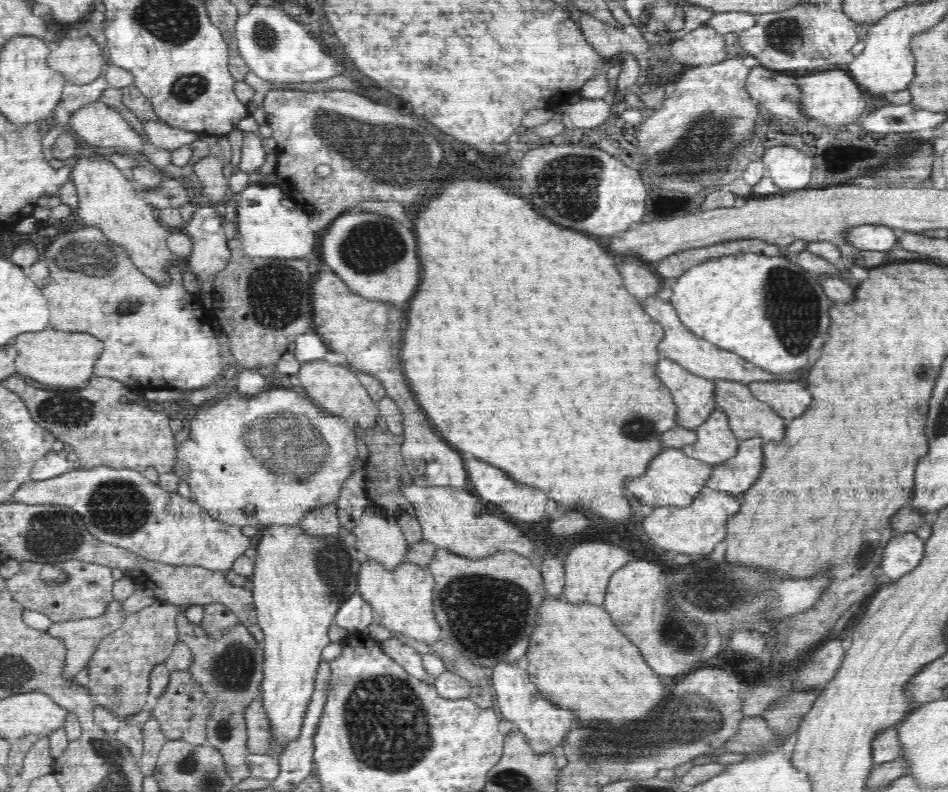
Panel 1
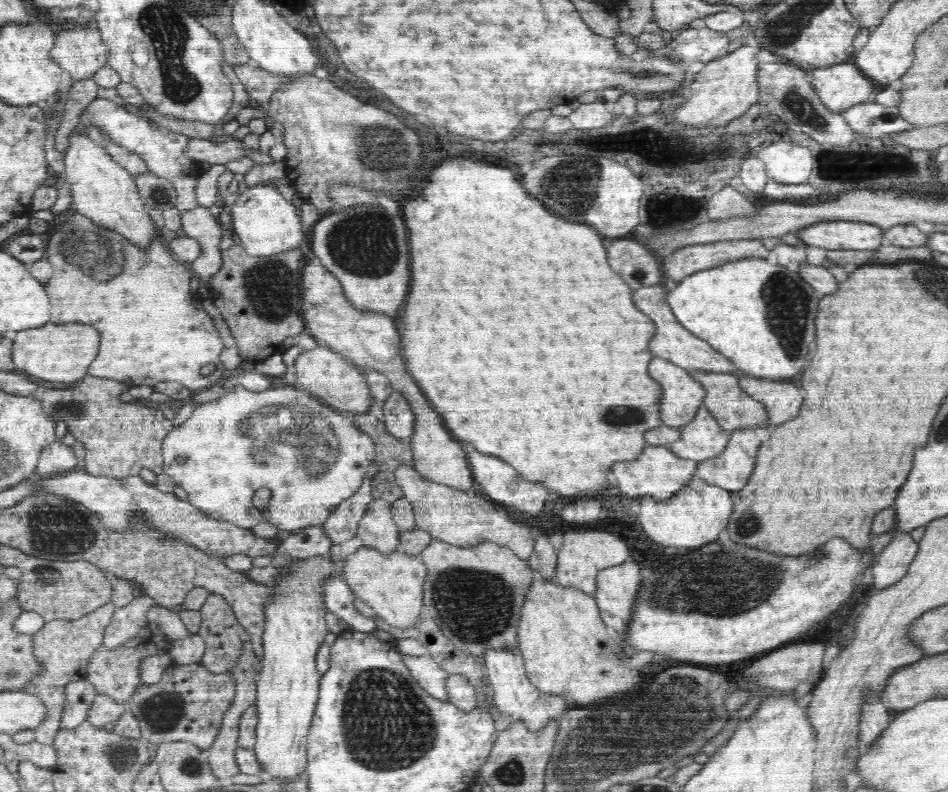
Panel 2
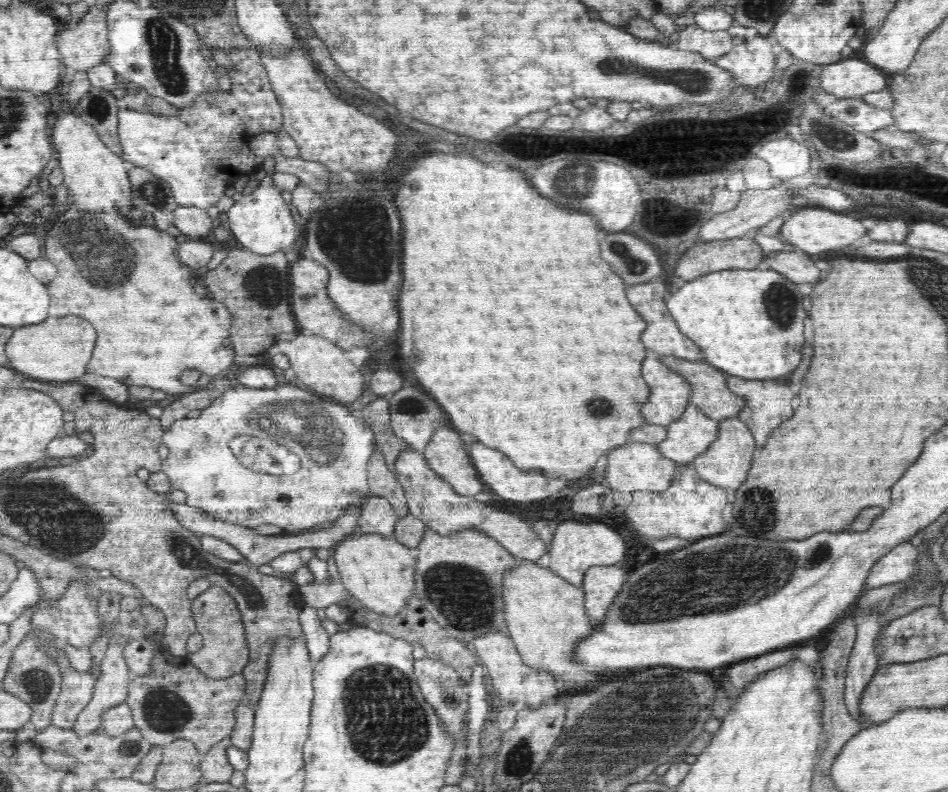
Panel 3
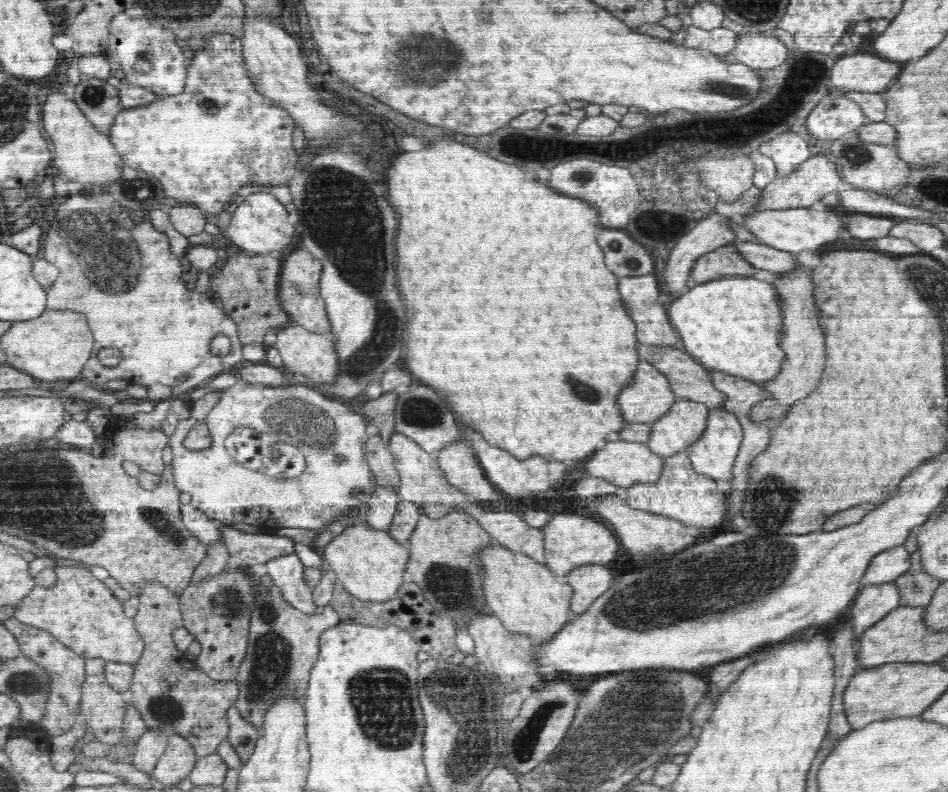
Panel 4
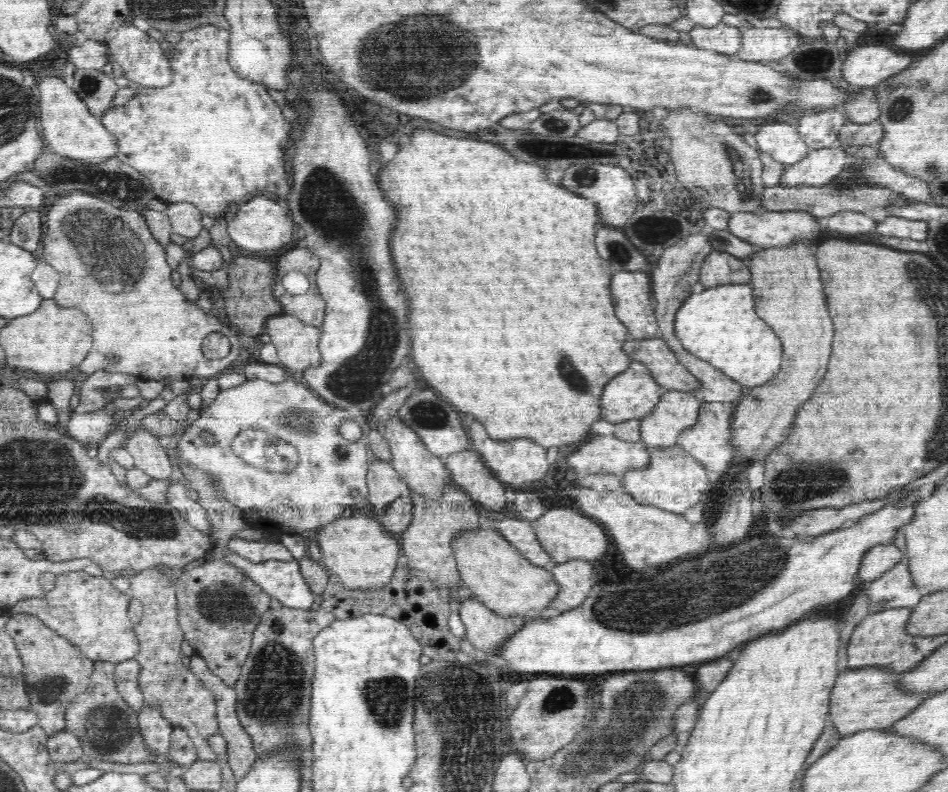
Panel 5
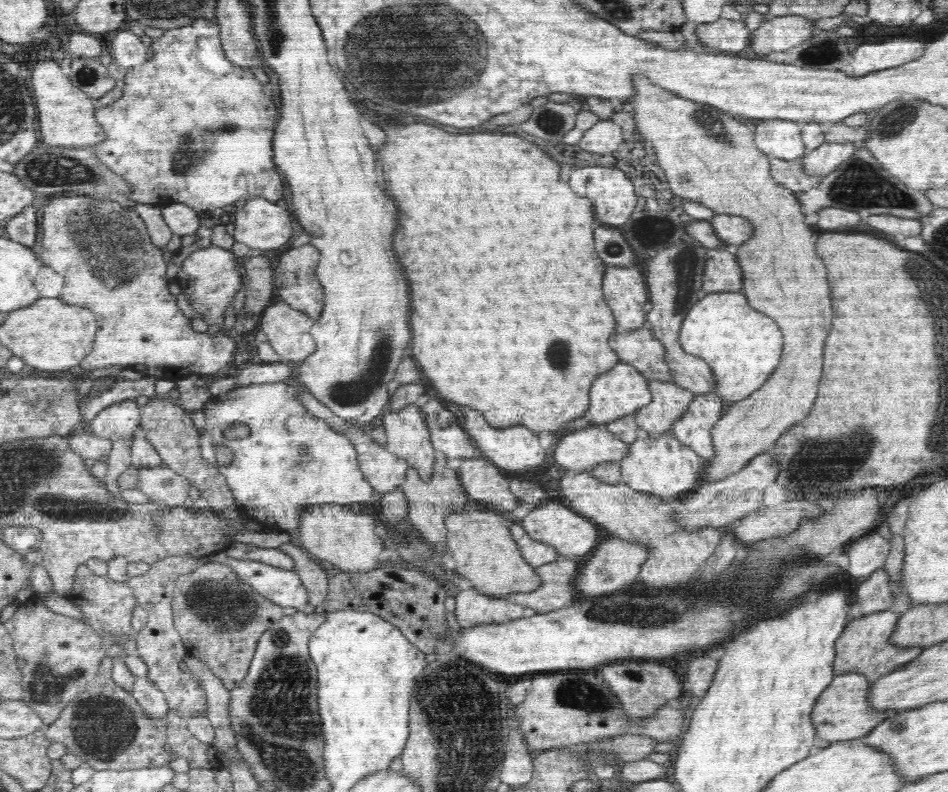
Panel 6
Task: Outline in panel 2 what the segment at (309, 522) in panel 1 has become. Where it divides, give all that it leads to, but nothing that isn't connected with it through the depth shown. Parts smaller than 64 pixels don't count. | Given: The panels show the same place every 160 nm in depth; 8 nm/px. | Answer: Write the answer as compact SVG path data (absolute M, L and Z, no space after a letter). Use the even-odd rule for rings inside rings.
M321 525L306 526L284 540L273 554L271 565L280 567L290 560L304 560L312 556L329 554L333 546Z

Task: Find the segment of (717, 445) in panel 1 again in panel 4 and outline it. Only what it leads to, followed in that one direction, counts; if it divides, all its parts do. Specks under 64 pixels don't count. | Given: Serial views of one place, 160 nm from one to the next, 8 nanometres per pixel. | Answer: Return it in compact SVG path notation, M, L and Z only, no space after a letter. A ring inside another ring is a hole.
M677 400L656 422L645 442L654 454L671 457L696 442L706 428L709 408L701 402Z

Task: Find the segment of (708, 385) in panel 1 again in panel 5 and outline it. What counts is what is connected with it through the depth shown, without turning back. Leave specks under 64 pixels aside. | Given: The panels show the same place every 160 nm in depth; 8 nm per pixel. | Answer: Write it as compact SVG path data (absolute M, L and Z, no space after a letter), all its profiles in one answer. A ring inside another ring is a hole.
M632 361L623 372L606 383L600 400L601 419L612 424L644 418L658 404L664 389L641 362Z

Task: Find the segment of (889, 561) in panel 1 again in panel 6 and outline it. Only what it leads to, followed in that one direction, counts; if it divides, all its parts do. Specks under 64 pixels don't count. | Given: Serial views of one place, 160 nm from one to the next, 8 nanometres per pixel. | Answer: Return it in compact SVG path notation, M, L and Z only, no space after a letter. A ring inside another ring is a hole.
M872 531L859 535L842 549L850 561L847 572L856 578L864 578L885 566L890 542Z

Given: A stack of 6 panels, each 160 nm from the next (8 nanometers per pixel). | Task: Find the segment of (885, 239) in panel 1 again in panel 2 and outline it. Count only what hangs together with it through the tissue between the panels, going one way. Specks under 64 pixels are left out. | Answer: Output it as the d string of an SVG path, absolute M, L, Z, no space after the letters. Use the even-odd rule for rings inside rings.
M831 220L797 230L806 246L826 250L874 250L881 246L883 228L868 222Z

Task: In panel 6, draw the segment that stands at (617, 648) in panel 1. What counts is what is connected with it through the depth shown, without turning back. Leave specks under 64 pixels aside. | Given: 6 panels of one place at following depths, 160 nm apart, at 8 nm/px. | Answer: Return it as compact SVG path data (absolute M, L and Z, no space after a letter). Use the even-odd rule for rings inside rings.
M468 510L468 512L462 512L462 514L448 514L445 520L445 528L448 530L448 534L446 536L447 539L447 547L452 551L453 558L456 563L456 577L462 575L462 577L468 579L470 583L472 583L472 587L474 589L480 591L482 594L486 594L492 598L500 597L506 598L510 593L525 593L533 591L535 588L538 588L542 584L542 579L536 574L535 568L530 566L526 562L526 559L521 555L520 549L516 545L516 542L513 540L511 533L509 532L508 523L502 519L501 515L498 515L497 512L489 511L478 511L478 510Z

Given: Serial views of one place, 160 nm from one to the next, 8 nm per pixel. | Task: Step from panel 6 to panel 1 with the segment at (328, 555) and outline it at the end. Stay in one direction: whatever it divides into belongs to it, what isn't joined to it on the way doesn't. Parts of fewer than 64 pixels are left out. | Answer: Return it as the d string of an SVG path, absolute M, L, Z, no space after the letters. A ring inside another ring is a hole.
M363 558L358 569L357 583L356 592L372 607L384 628L391 632L398 631L428 646L432 646L436 641L447 643L434 615L432 591L435 578L430 569L402 562L392 570L386 570L382 563Z

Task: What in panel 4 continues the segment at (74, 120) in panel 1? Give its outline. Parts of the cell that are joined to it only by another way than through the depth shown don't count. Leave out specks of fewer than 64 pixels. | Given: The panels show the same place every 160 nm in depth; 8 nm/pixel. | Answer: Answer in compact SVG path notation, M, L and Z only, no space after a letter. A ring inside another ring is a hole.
M212 33L204 38L204 46L200 50L196 50L194 58L189 62L185 78L184 90L174 96L158 97L152 103L148 103L136 108L124 109L116 115L113 126L110 126L109 139L112 141L116 151L122 157L126 166L143 170L154 176L162 184L164 194L168 198L174 198L177 204L192 204L203 210L210 218L220 210L227 207L228 203L236 195L236 191L242 186L252 184L268 184L270 186L282 186L282 184L290 184L293 176L297 173L296 162L299 155L294 151L292 143L292 134L295 128L295 120L290 116L288 111L276 105L268 97L260 94L254 86L253 80L248 76L244 67L244 57L242 57L241 39L234 37L232 34Z

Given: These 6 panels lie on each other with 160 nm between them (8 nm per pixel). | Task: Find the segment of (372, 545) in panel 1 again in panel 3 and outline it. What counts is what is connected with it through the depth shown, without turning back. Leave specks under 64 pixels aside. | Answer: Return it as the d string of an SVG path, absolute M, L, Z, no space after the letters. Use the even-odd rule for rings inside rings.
M371 496L362 506L358 534L380 534L383 538L394 538L397 519L394 508L386 498Z

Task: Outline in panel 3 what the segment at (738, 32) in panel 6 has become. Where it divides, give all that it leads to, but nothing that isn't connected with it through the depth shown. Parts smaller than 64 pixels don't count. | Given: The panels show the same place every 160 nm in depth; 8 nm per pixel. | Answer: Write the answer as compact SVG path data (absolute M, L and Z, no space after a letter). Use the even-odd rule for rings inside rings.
M696 24L679 28L676 50L694 52L711 61L733 50L732 35L728 30L708 31Z

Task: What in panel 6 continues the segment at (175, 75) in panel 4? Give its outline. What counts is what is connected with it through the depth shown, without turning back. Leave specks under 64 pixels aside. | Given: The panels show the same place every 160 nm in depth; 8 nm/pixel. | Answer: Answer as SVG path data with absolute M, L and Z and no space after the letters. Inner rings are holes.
M119 31L107 44L113 62L122 68L131 69L150 60L150 47L145 46L140 36L129 31Z

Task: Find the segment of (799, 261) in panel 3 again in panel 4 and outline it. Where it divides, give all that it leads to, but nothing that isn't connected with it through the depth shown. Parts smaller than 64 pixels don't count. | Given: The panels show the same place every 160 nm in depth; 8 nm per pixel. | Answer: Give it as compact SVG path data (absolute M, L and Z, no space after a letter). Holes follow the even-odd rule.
M744 241L741 243L732 242L736 250L758 270L767 270L776 275L793 271L800 263L795 254L785 250L775 249L773 246L764 245L758 242Z

